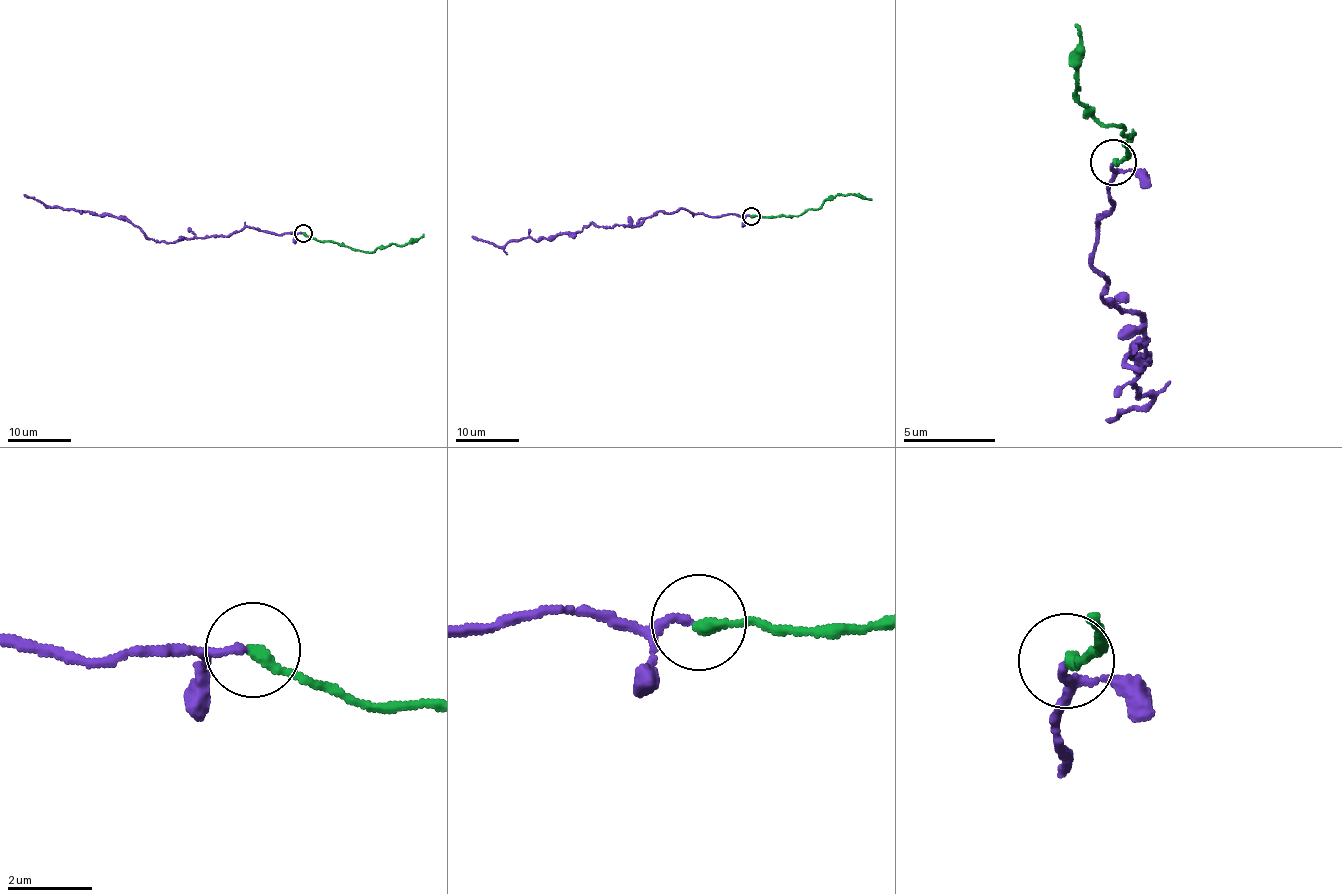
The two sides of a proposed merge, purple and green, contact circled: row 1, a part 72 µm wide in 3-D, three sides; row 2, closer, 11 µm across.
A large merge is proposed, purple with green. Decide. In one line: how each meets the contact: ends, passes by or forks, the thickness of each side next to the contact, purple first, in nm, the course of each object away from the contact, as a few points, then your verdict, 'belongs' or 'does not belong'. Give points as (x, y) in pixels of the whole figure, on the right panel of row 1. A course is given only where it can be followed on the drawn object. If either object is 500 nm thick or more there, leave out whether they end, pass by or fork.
purple passes by; green ends; calibres 120 and 280 nm; course purple (1112, 164), (1092, 265), (1103, 301), (1143, 318), (1144, 371), (1125, 362), (1133, 348), (1150, 395), (1106, 420); course green (1112, 164), (1127, 159), (1134, 130), (1118, 127), (1078, 98), (1080, 64), (1076, 25); belongs

